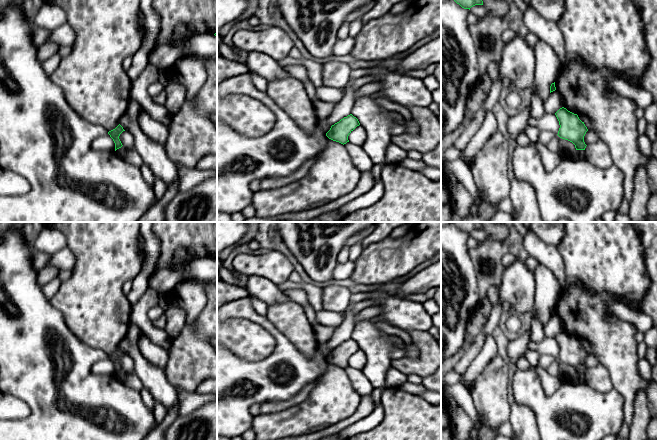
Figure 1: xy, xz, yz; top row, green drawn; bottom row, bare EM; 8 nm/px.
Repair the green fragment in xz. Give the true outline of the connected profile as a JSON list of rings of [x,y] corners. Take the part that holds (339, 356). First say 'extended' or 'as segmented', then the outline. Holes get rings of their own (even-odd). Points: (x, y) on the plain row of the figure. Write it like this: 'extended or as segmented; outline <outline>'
as segmented; outline [[[350,338],[332,349],[330,354],[326,357],[326,360],[344,369],[349,366],[349,358],[359,349],[358,343]]]

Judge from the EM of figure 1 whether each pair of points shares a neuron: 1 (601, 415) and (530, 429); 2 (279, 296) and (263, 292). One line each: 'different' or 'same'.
1: different
2: same

